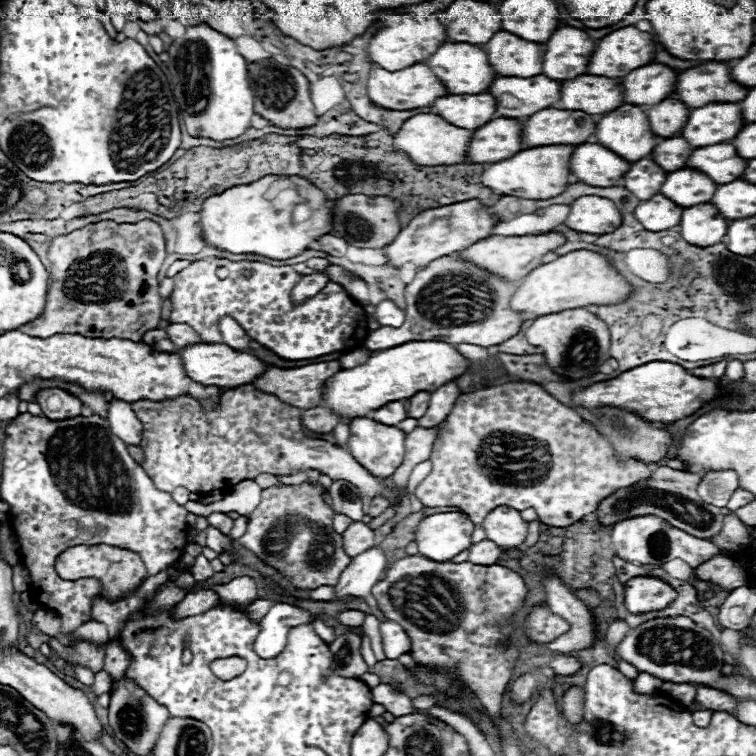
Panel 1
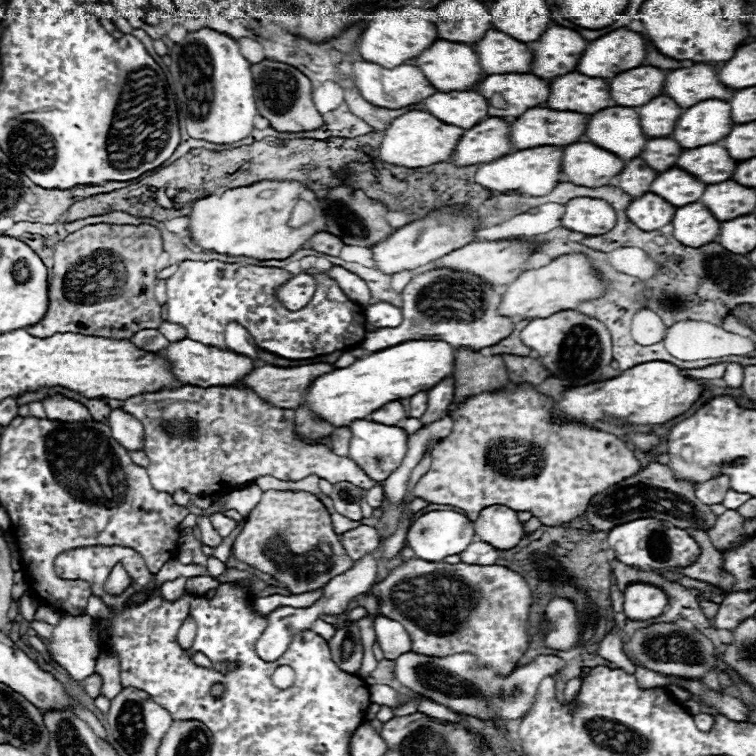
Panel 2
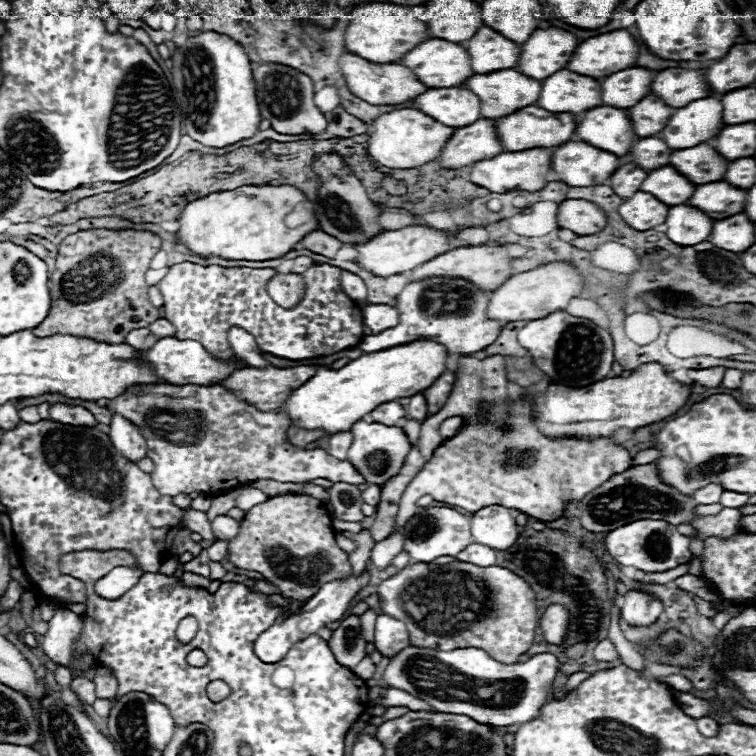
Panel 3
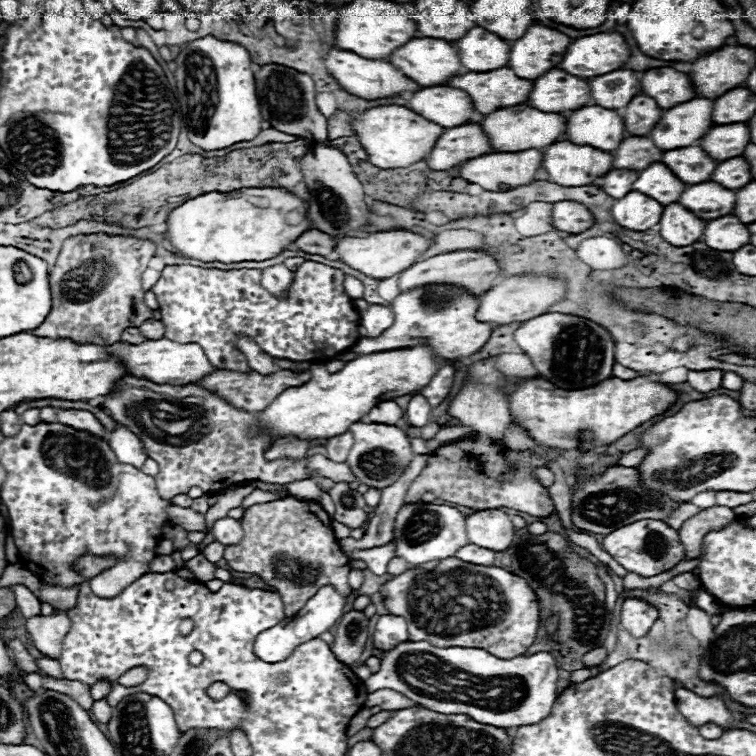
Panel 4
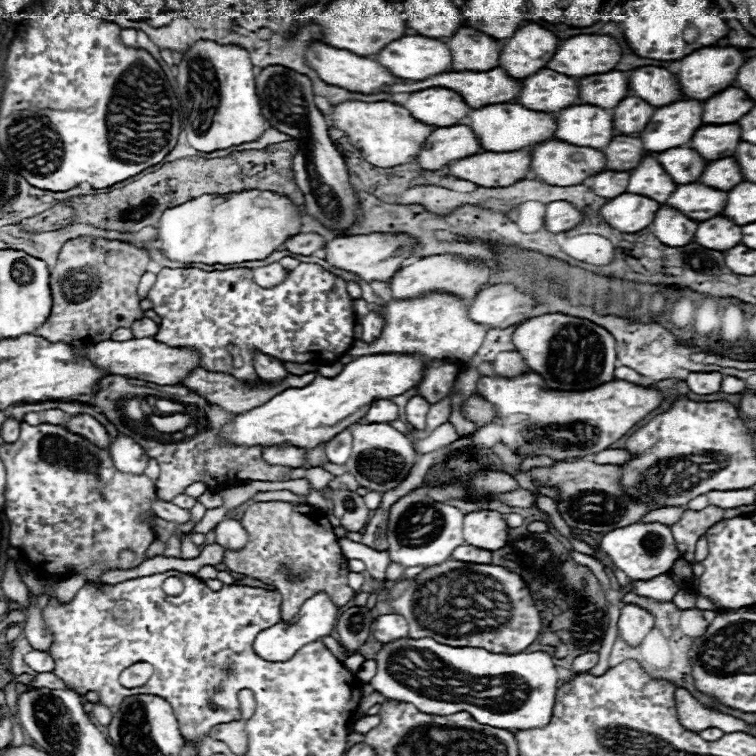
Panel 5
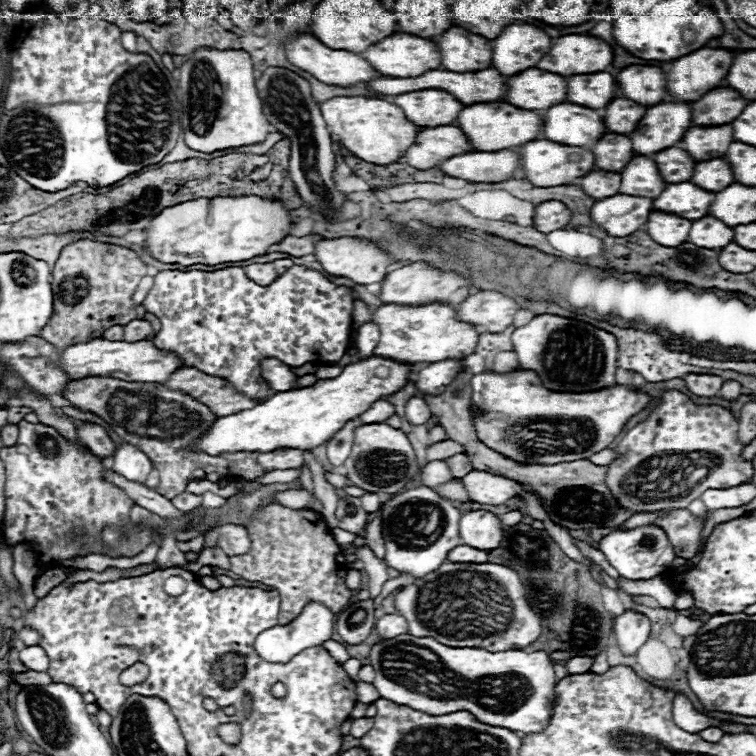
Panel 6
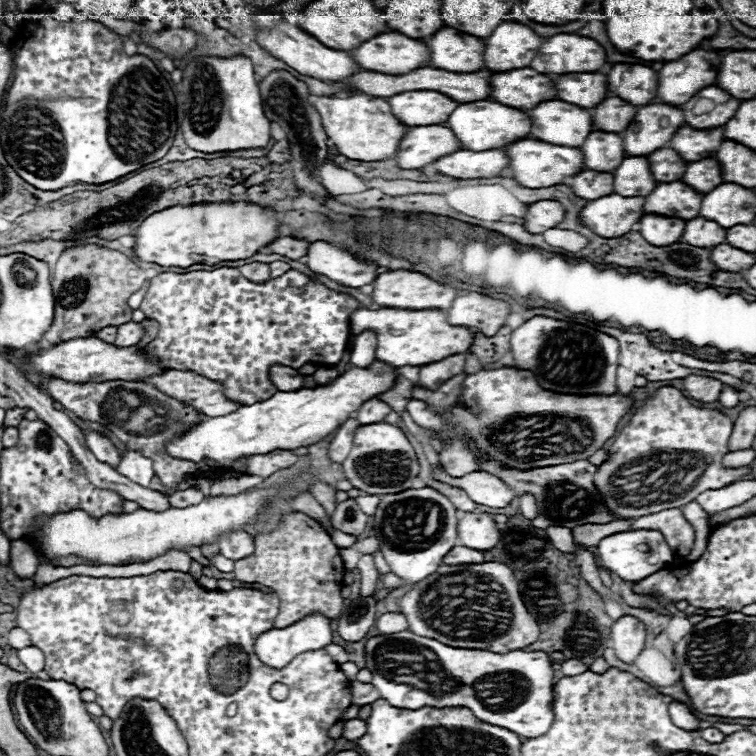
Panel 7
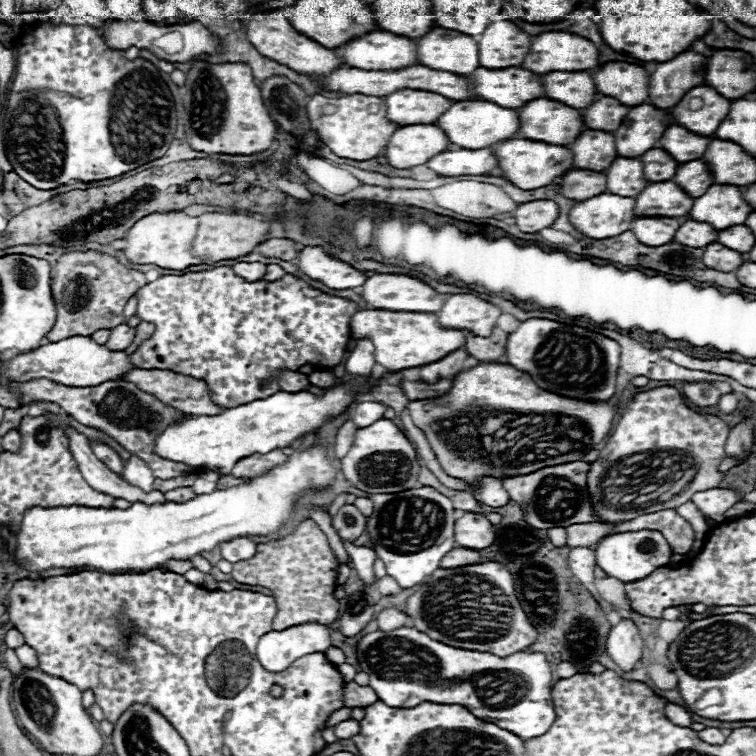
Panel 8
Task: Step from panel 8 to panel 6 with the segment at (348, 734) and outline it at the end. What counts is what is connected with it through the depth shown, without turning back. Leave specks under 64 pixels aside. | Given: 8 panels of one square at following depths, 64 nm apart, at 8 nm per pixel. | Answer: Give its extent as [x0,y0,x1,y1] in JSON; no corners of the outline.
[350,718,374,738]

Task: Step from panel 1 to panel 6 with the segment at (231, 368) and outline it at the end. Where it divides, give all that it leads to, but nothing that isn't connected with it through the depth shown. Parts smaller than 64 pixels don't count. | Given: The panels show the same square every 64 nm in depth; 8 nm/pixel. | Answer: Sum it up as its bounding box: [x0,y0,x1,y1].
[58,338,182,382]

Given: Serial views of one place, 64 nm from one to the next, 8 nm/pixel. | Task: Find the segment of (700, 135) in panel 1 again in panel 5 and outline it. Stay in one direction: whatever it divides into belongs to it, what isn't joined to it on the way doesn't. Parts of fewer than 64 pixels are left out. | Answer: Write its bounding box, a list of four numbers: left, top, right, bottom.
[636,100,704,152]

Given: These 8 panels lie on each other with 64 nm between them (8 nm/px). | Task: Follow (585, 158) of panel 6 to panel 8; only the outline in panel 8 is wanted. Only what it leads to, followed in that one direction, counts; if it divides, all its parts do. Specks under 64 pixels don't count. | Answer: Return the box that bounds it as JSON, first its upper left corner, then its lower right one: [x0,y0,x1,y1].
[492,138,574,190]

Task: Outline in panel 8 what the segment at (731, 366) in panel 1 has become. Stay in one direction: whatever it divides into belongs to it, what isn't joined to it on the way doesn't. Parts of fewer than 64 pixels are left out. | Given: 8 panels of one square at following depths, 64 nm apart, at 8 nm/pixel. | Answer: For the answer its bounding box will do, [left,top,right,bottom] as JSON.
[718,392,738,414]

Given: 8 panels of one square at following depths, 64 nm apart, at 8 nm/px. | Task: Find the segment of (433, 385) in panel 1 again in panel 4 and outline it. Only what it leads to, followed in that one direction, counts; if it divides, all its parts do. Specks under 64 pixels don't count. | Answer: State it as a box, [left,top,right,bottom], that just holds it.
[258,346,440,440]

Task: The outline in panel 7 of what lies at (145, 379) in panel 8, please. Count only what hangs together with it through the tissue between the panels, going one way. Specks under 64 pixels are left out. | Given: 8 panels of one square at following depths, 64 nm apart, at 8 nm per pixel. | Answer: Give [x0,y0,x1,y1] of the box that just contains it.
[144,370,242,418]

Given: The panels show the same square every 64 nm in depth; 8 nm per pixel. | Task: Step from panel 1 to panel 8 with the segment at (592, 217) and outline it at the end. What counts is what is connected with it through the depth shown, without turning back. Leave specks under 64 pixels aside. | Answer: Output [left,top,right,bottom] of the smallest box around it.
[514,200,560,234]

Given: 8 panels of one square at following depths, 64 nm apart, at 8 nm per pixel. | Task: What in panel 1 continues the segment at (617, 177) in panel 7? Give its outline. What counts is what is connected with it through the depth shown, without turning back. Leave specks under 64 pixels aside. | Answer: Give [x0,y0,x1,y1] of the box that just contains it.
[660,168,718,208]

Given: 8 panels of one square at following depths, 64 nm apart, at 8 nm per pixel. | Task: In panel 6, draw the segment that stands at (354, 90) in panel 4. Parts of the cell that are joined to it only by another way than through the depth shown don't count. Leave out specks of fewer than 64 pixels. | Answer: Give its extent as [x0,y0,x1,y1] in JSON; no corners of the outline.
[286,34,382,88]

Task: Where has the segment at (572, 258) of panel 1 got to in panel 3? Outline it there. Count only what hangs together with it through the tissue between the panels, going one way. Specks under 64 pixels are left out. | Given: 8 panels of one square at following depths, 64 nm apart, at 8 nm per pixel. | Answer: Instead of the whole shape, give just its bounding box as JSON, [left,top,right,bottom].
[488,262,584,322]

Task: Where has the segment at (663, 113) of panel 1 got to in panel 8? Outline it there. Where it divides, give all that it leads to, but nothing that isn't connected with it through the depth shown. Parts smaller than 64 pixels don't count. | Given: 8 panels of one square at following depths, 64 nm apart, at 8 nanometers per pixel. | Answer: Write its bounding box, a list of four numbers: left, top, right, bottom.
[584,96,630,132]

